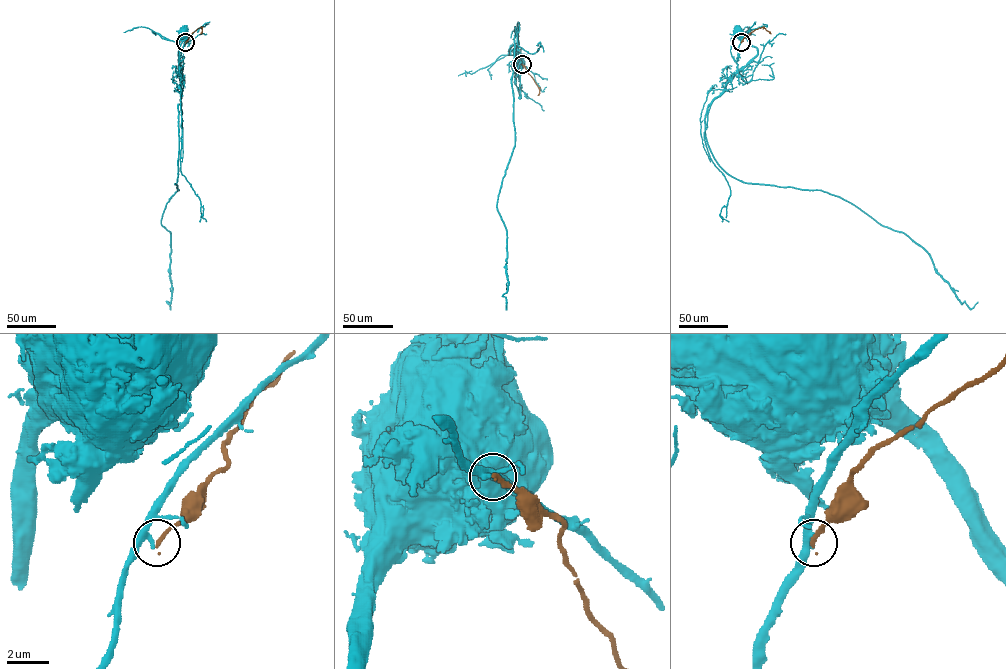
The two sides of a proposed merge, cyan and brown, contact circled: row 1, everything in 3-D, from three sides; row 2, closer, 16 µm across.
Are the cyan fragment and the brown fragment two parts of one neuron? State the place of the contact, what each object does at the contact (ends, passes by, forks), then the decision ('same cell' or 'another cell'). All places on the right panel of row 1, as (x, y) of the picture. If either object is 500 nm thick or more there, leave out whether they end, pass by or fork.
(741, 42) | cyan passes by | brown ends | another cell

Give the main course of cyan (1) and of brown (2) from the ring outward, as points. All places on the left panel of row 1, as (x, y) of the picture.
1: (185, 42), (178, 69), (179, 38), (182, 34)
2: (185, 42), (201, 27), (200, 33)

